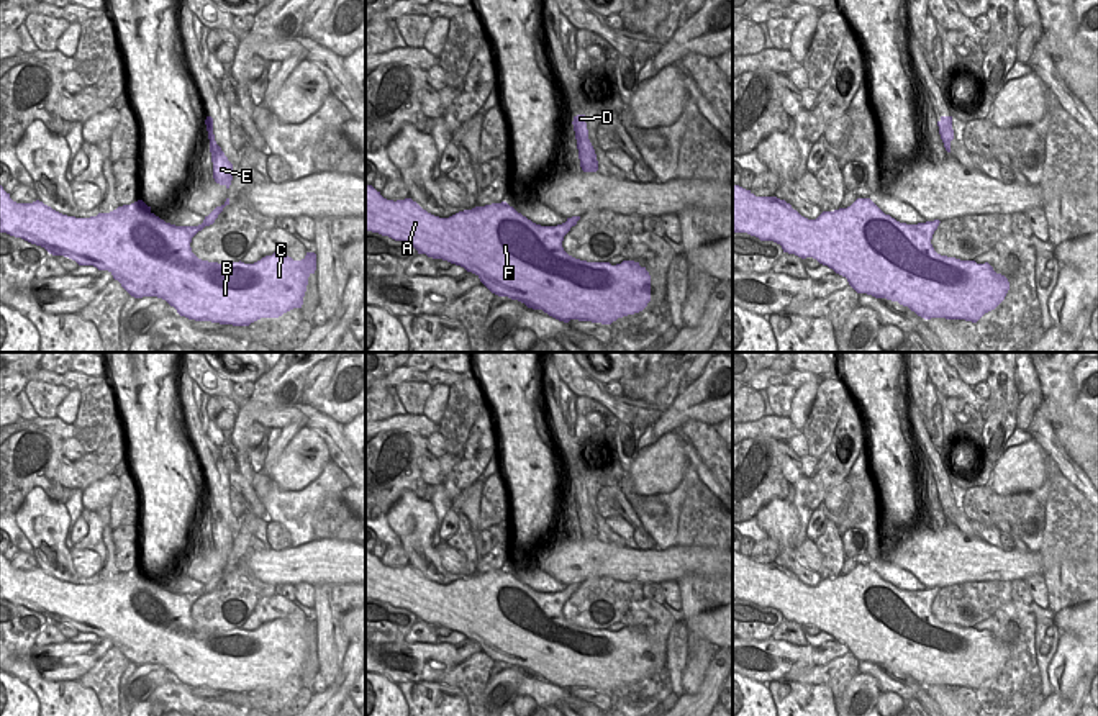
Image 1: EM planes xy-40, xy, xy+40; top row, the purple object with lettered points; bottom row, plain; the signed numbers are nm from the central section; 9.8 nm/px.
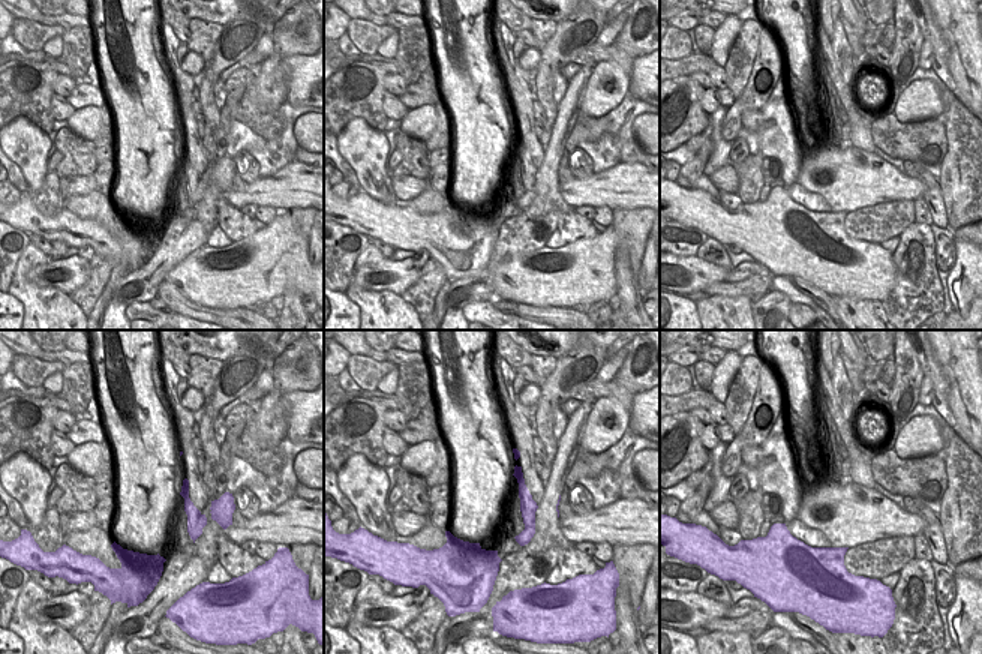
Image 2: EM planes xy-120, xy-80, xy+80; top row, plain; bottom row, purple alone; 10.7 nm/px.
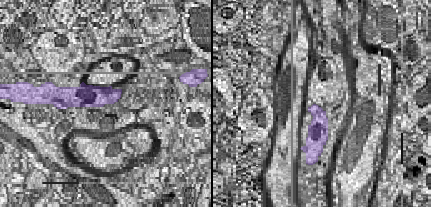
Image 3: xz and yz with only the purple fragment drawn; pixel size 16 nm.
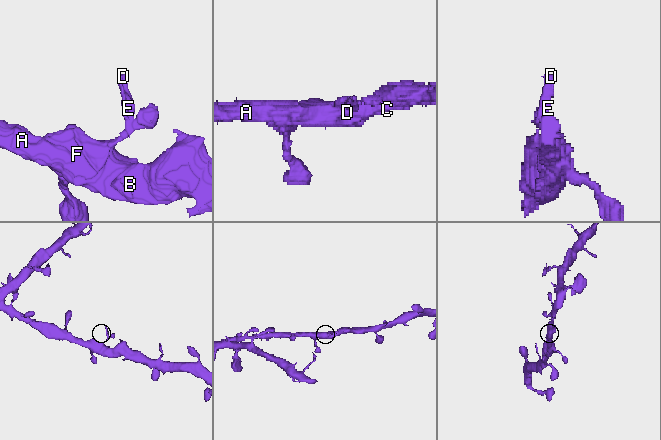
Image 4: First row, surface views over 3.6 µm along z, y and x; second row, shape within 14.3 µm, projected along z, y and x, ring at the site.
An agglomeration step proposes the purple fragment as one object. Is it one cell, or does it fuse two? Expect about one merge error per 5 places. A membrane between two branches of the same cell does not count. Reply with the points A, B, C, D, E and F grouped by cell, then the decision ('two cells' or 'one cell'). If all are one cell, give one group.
groups A B C D E F; one cell

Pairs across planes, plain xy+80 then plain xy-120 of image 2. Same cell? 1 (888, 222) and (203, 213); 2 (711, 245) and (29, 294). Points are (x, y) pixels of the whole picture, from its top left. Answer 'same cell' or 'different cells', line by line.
1: same cell
2: same cell

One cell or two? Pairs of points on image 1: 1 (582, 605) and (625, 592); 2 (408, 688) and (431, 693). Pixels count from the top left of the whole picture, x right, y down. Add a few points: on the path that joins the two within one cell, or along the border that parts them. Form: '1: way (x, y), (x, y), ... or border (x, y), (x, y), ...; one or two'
1: way (592, 600), (615, 597); one
2: way (413, 692), (426, 693); one

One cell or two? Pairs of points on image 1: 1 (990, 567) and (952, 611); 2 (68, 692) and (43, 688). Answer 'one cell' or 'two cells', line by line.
1: two cells
2: one cell

